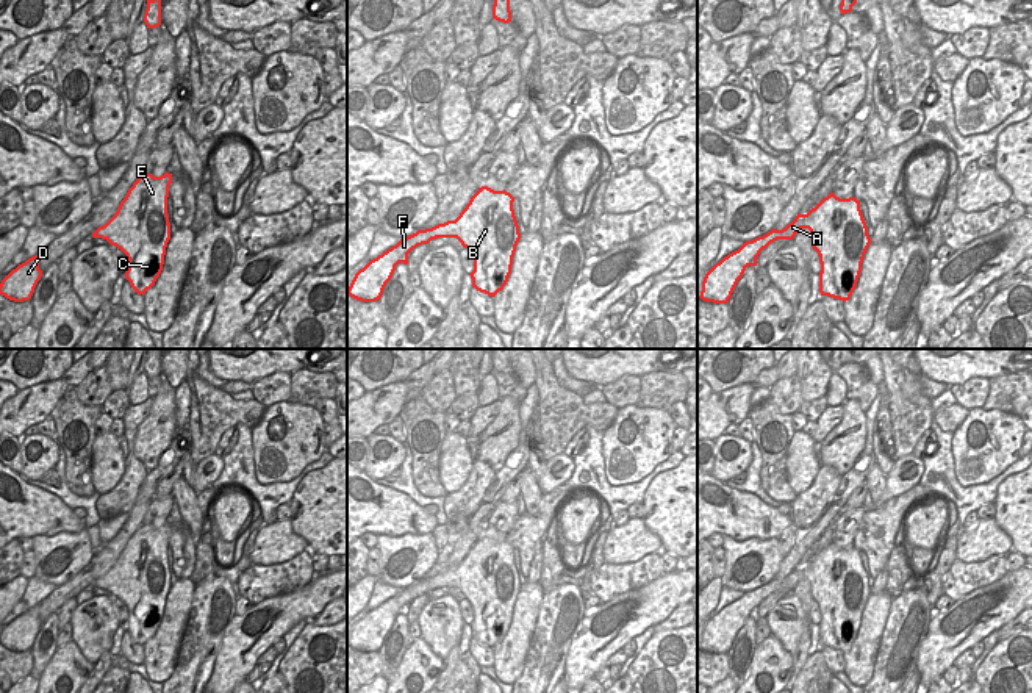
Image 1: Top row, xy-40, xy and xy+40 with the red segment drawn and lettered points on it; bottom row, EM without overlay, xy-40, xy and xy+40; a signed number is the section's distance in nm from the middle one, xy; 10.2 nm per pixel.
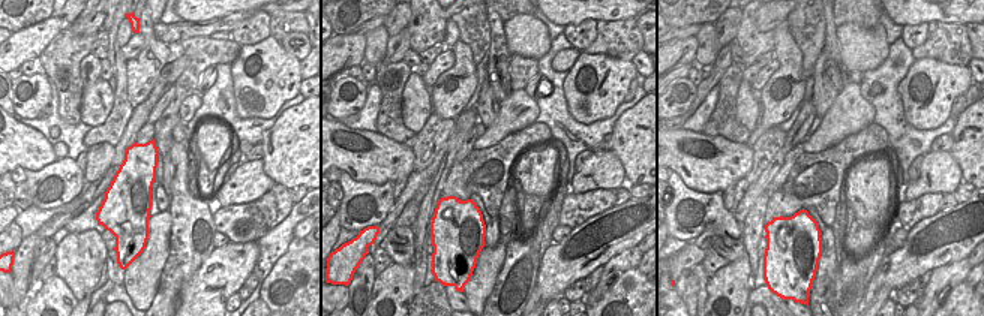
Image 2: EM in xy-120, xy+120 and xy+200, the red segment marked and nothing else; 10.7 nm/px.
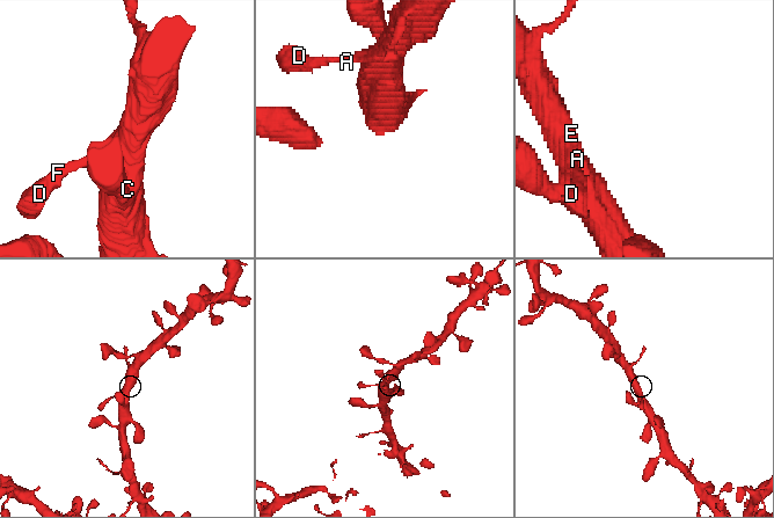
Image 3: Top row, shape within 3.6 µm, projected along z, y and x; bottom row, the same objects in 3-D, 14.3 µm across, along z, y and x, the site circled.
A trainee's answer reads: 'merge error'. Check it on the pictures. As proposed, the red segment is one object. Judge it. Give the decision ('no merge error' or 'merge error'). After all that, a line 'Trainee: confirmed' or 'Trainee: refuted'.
no merge error
Trainee: refuted

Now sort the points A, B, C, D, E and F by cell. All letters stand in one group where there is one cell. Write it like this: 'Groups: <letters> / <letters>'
Groups: A B C D E F.

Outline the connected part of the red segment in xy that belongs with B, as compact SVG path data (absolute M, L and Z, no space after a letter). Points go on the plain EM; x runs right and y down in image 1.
M488 537L478 538L455 571L417 580L360 619L347 645L361 652L380 651L399 613L408 615L408 604L436 588L457 588L474 610L469 624L472 638L494 648L508 632L516 596L521 590L513 560L514 548Z

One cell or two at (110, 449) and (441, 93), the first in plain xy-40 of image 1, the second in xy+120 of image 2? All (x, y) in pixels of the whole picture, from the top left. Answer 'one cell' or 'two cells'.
two cells

